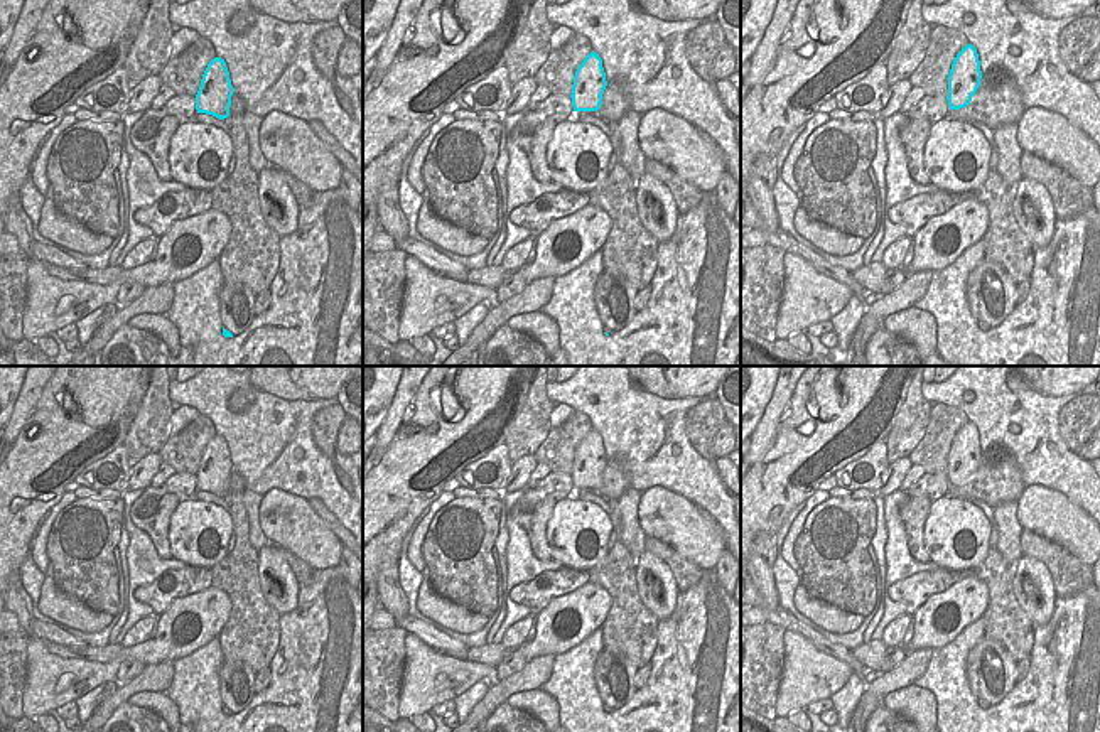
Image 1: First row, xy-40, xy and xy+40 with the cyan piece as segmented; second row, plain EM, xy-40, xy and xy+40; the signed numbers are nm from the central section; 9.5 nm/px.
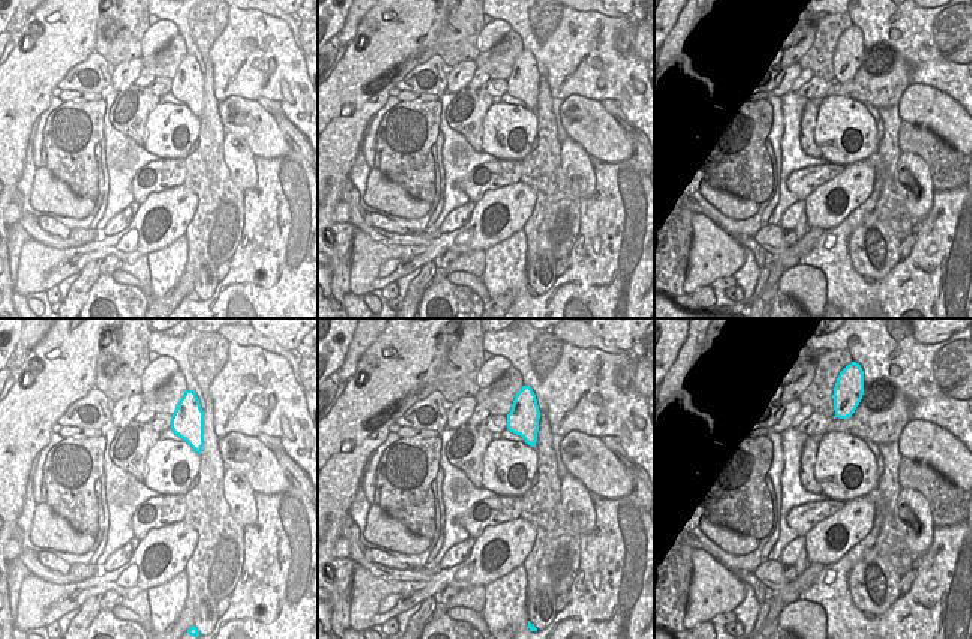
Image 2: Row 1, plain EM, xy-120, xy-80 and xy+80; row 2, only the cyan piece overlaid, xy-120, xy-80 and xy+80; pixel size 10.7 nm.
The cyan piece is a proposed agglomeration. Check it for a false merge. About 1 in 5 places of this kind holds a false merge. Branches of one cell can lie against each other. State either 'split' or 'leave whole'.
leave whole

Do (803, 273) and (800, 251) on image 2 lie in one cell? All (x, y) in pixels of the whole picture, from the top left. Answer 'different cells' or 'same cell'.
different cells

